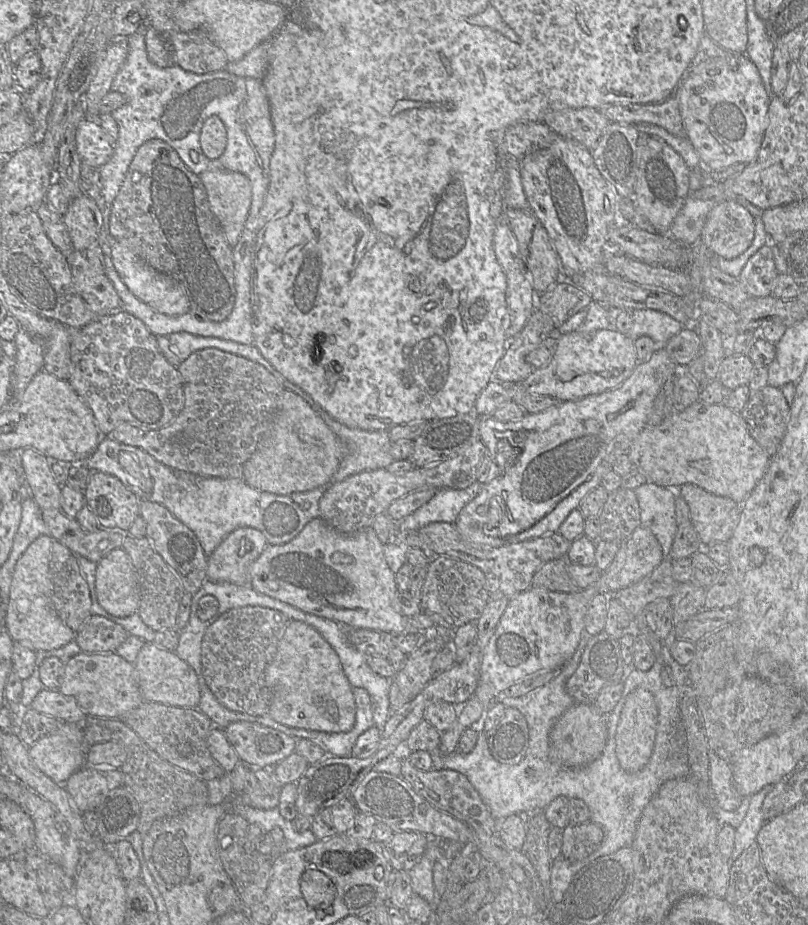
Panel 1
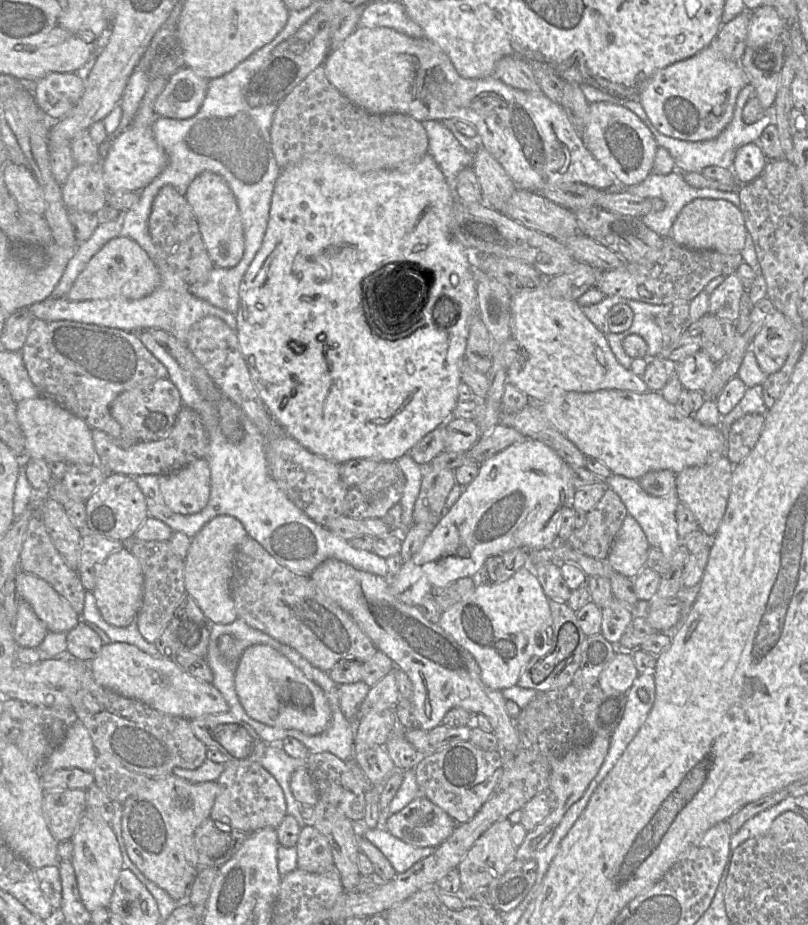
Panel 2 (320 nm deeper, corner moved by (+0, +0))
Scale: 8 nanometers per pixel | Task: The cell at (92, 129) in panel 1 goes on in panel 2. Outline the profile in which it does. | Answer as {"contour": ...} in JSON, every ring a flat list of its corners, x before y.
{"contour":[[164,77,151,80,132,123,126,130,112,139,109,151,102,160,108,192,118,190,139,192,150,184,167,165,167,155,157,143,153,133,155,118,162,117,156,116,154,103,165,88,167,81,168,79]]}

